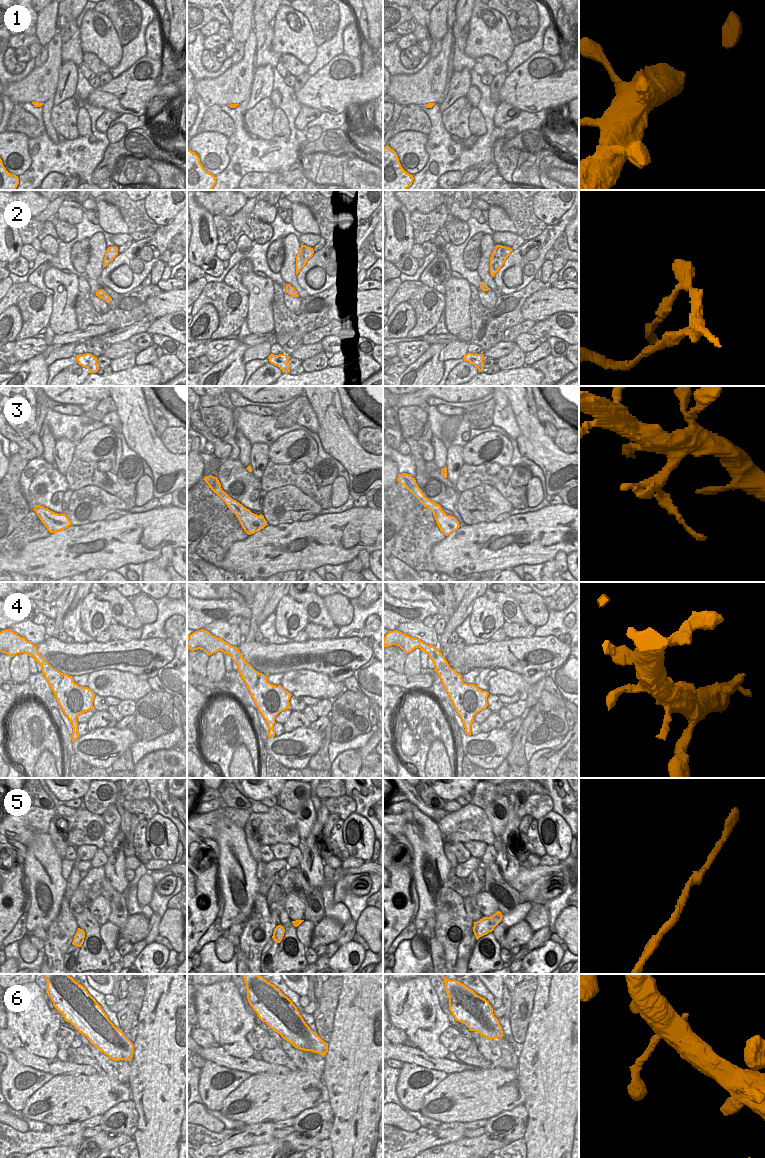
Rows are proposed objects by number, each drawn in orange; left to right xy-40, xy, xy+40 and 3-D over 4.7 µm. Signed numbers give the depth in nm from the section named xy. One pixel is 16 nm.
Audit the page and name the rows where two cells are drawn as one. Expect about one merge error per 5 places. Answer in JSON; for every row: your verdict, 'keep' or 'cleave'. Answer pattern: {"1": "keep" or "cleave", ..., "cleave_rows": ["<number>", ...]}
{"1": "keep", "2": "cleave", "3": "cleave", "4": "keep", "5": "keep", "6": "keep", "cleave_rows": ["2", "3"]}

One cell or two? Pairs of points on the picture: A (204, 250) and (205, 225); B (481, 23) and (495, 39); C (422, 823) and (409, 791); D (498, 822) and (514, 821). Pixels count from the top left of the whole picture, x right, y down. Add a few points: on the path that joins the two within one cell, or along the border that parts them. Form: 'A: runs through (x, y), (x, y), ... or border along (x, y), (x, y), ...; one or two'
A: runs through (204, 244), (204, 231); one
B: runs through (485, 27), (491, 35); one
C: border along (412, 803), (433, 820); two
D: border along (509, 803), (508, 822), (500, 836); two

